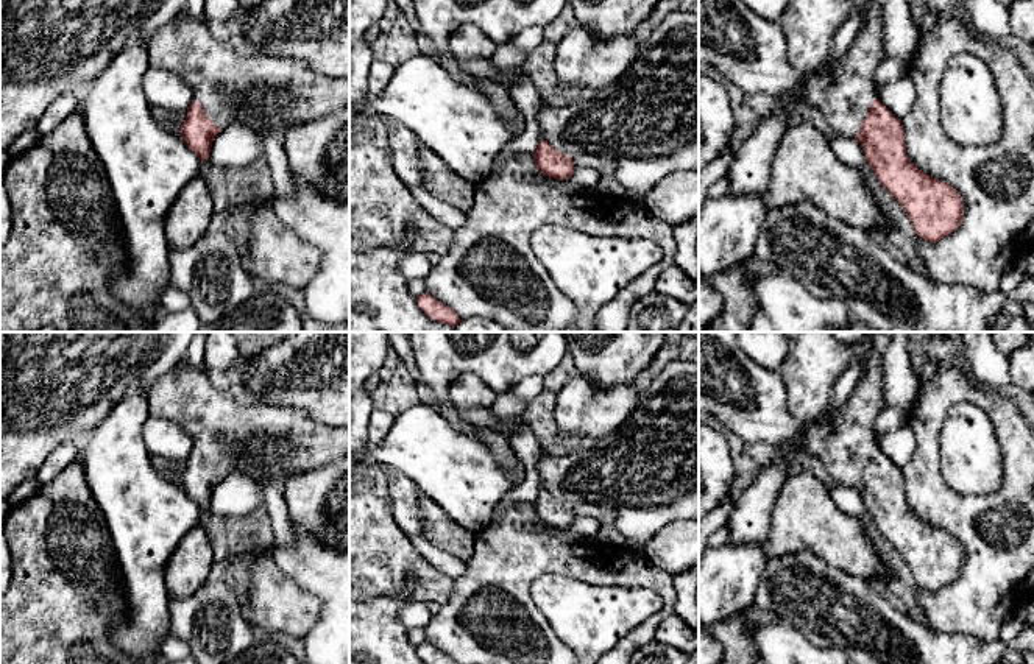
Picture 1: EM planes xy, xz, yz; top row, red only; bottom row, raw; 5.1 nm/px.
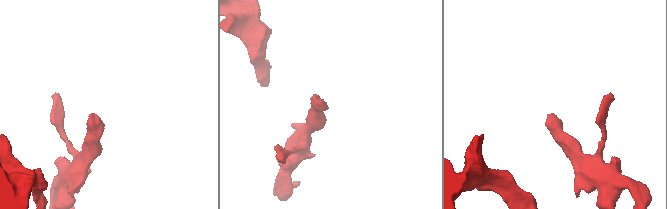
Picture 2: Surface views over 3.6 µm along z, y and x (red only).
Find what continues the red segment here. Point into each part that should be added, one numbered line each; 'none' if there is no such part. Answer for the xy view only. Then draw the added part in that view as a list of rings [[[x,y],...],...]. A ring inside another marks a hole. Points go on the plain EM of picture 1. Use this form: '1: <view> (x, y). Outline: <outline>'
1: xy (270, 443). Outline: [[[175,365],[162,373],[147,390],[150,416],[165,419],[184,432],[200,450],[204,463],[218,475],[240,471],[260,486],[268,480],[279,489],[289,475],[309,472],[340,460],[349,450],[349,427],[323,426],[298,408],[243,401],[228,388],[209,380],[209,371]]]

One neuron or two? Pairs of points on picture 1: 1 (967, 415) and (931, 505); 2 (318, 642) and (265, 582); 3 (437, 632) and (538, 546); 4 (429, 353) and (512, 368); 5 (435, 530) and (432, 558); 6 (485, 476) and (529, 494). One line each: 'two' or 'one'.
1: two
2: two
3: one
4: one
5: two
6: two

